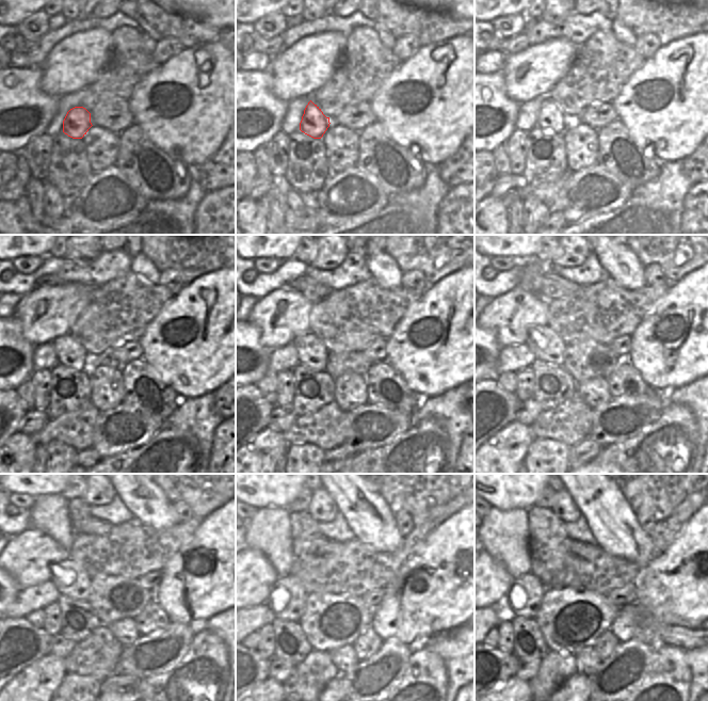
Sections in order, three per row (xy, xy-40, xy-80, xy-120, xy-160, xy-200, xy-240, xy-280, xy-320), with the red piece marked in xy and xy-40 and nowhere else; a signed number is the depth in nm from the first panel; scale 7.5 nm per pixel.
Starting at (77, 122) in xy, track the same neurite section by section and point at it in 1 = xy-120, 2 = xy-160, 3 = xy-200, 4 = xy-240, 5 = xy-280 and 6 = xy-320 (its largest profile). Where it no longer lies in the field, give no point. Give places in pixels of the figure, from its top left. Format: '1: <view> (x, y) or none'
1: xy-120 (69, 352)
2: xy-160 (311, 352)
3: xy-200 (546, 345)
4: xy-240 (70, 580)
5: xy-280 (294, 609)
6: xy-320 (533, 588)

